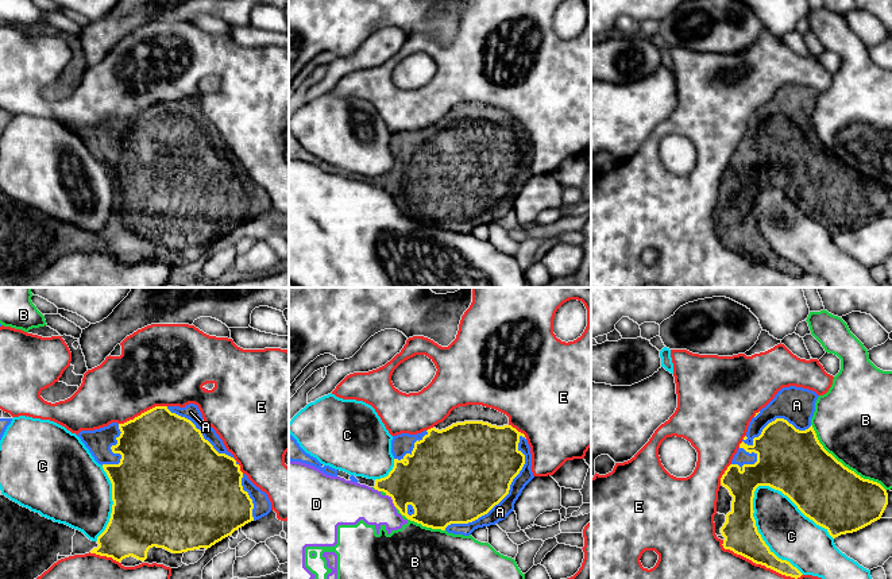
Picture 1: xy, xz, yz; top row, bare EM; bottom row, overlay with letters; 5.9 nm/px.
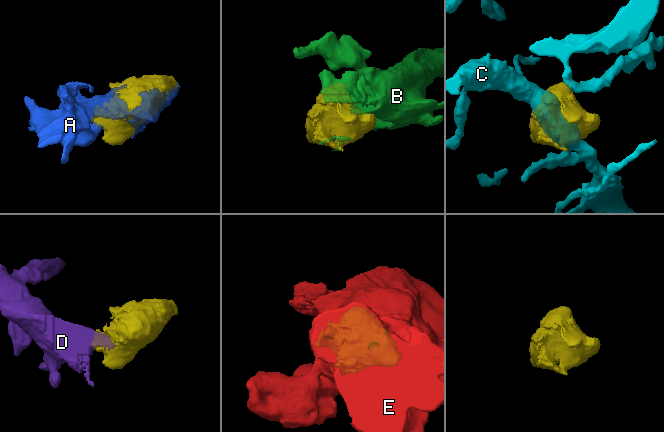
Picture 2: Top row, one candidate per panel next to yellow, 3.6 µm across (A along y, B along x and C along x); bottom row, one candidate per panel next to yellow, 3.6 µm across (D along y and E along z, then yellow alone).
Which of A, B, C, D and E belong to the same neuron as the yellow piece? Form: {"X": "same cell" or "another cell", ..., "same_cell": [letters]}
{"A": "same cell", "B": "another cell", "C": "another cell", "D": "another cell", "E": "another cell", "same_cell": ["A"]}

